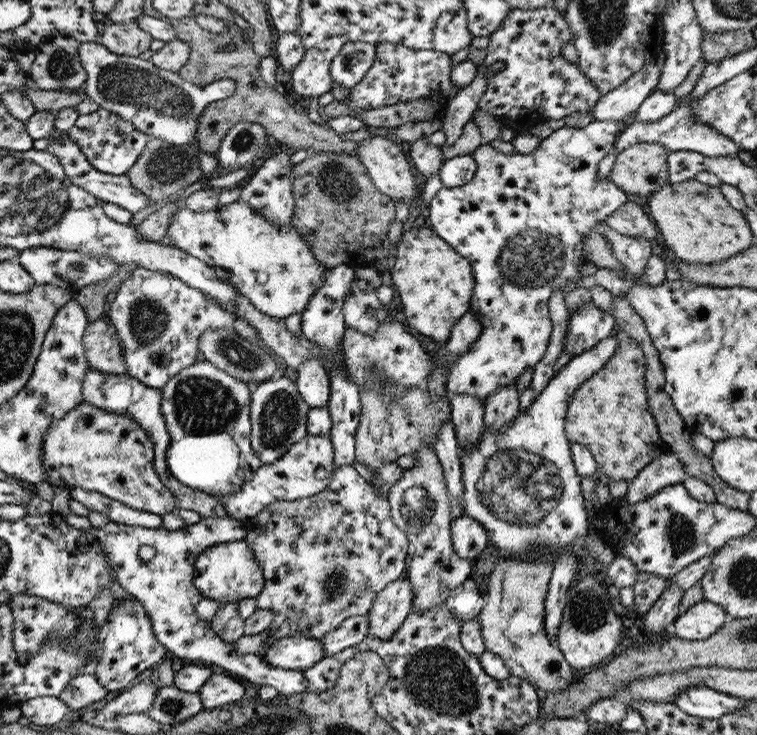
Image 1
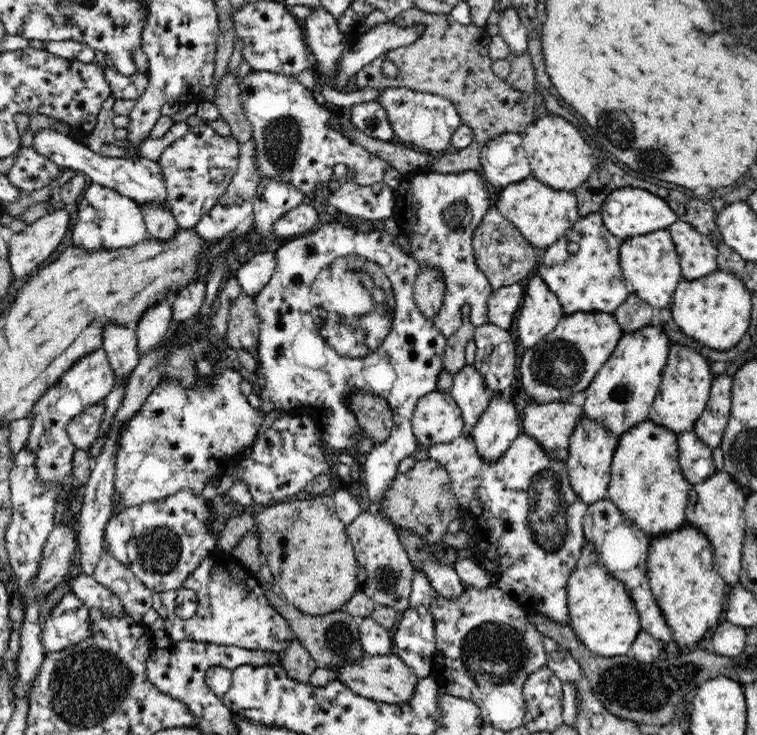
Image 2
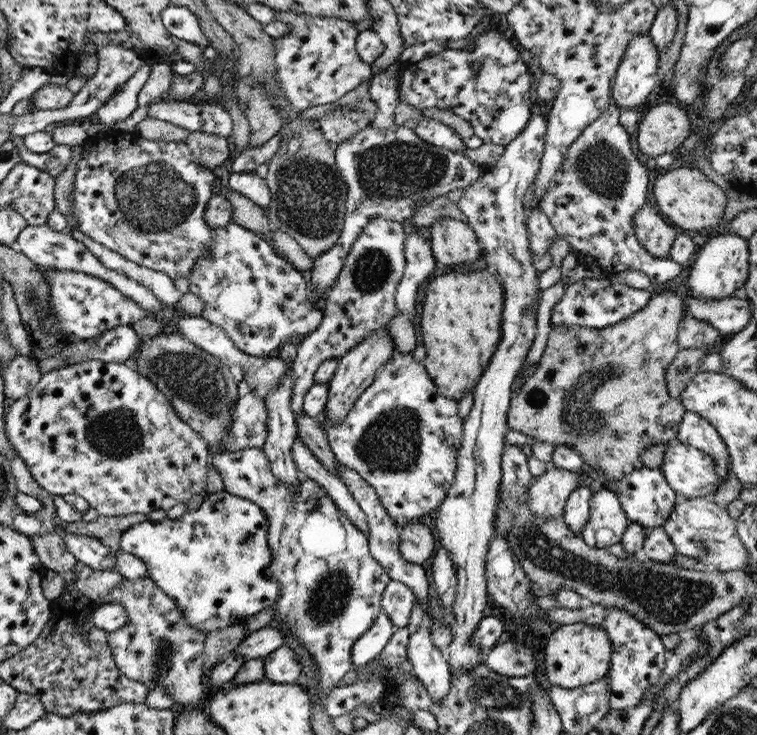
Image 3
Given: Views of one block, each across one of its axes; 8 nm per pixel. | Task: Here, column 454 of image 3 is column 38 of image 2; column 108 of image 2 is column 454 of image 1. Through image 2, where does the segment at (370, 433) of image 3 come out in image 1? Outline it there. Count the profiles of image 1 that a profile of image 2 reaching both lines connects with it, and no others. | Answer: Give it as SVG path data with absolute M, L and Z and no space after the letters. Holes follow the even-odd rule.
M593 120L587 125L579 128L574 127L561 127L554 130L547 138L543 138L539 142L539 146L529 152L529 154L518 154L512 152L511 154L497 153L488 144L480 145L473 153L471 158L475 161L477 170L473 175L473 178L467 183L455 188L441 187L433 196L429 202L427 211L427 218L430 222L430 227L435 231L435 234L444 240L457 254L460 254L463 258L469 261L474 286L473 294L469 298L469 308L472 310L478 318L481 330L477 340L470 344L470 347L459 356L456 356L452 362L446 362L444 358L438 358L438 353L435 351L427 352L428 354L428 376L435 367L441 367L447 369L446 374L446 391L451 393L467 393L469 396L474 396L477 400L480 400L483 404L484 400L501 385L508 385L515 381L517 376L525 368L534 366L534 364L543 356L543 352L546 351L552 324L548 315L547 303L551 296L551 291L555 289L561 289L563 294L569 293L569 291L579 287L579 281L582 279L582 274L578 269L578 260L584 256L582 253L582 236L590 230L601 230L602 223L605 217L608 217L614 210L617 210L621 203L627 201L625 192L620 188L617 188L613 182L607 181L607 179L597 178L597 165L598 162L605 157L605 154L609 153L611 147L617 136L619 135L619 126L617 122L612 120ZM441 359L442 364L436 366L436 360Z

